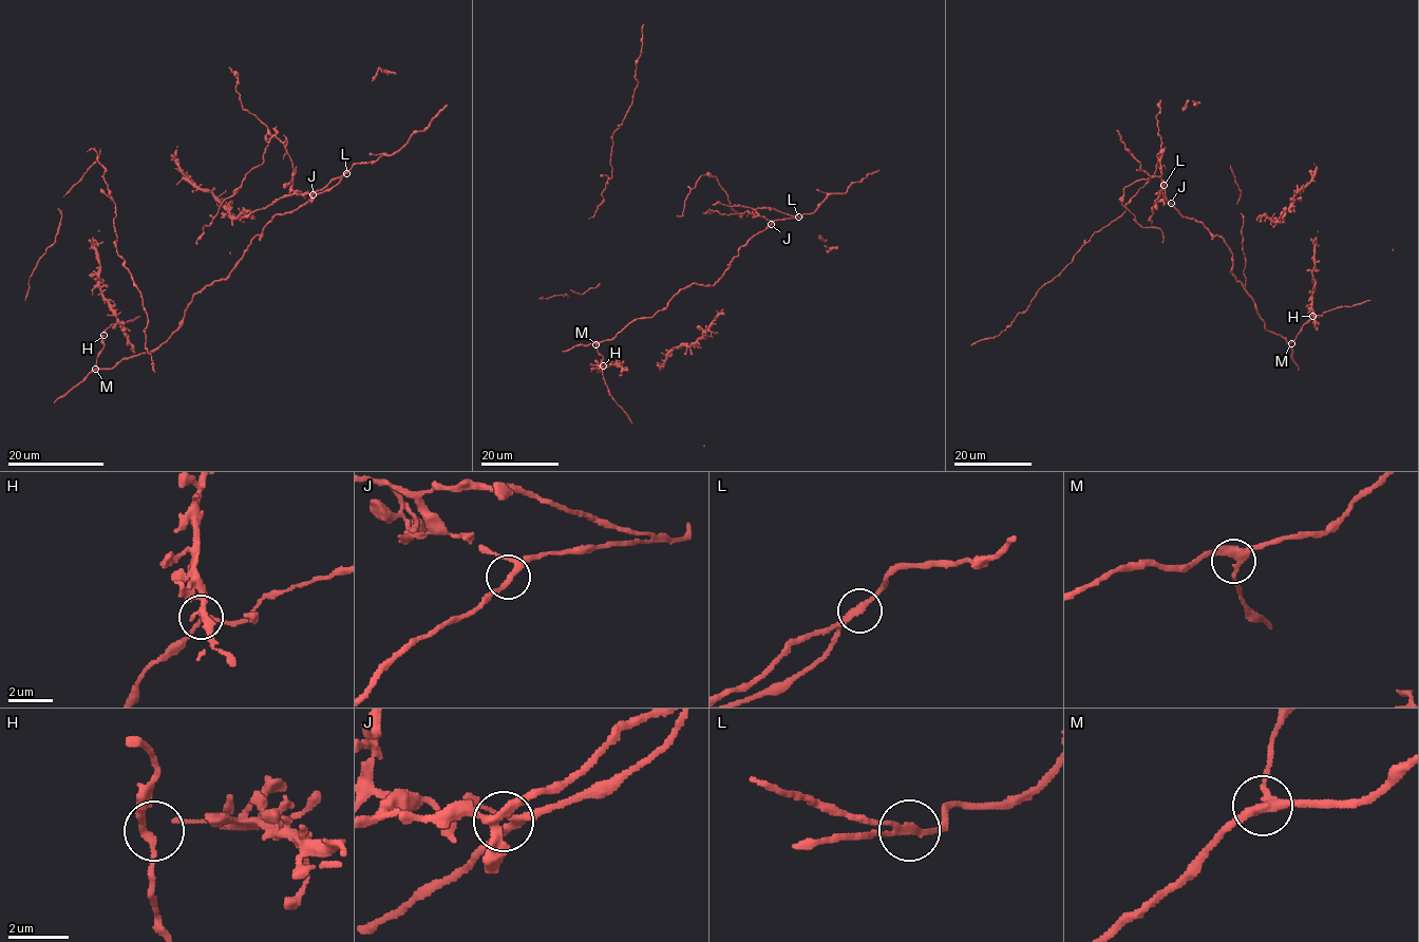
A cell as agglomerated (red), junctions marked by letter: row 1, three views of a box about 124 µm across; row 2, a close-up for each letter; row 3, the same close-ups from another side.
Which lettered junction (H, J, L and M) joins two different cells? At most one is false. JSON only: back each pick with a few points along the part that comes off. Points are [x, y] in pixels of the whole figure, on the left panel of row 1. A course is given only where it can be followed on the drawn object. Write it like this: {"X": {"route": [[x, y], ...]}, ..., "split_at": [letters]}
{"L": {"route": [[346, 173], [311, 193], [296, 193], [292, 161], [275, 135], [262, 164], [221, 205], [196, 244]]}, "split_at": ["L"]}

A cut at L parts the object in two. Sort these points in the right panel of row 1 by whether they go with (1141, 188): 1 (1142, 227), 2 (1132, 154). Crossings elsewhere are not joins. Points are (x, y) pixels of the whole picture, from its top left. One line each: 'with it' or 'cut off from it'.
1: cut off from it
2: with it

